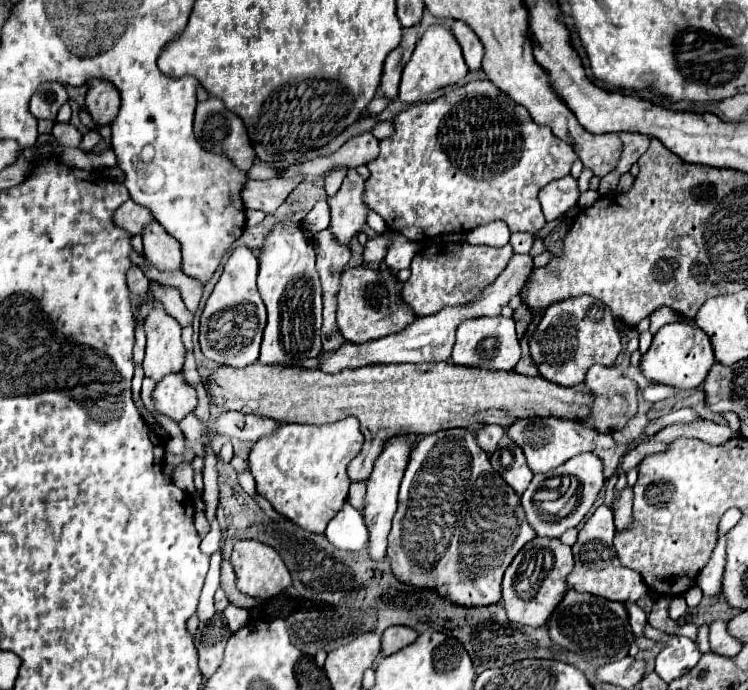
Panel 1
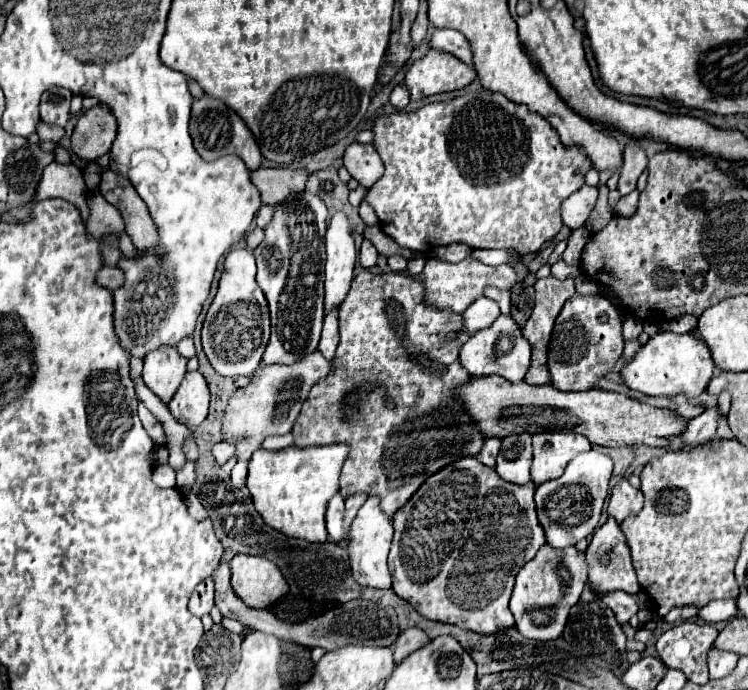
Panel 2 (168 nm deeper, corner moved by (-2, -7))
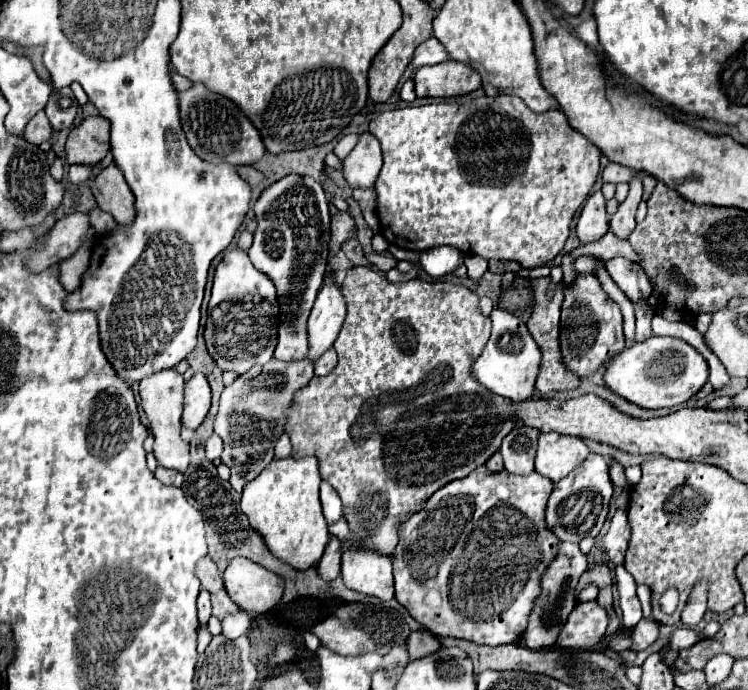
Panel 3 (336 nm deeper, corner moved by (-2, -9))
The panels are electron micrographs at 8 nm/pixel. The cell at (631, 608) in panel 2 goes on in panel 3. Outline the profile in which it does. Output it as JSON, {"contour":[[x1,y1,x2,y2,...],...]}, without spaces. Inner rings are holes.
{"contour":[[597,561,595,569,583,573,583,577,579,579,579,589,583,589,587,583,597,583,599,587,603,587,607,583,613,583,611,581,611,569,609,569,609,565,605,561]]}

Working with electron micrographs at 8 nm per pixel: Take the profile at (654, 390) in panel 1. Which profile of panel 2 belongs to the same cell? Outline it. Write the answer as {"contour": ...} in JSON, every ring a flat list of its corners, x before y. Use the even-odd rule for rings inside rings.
{"contour":[[675,395,675,397,671,397,673,399,673,403,675,403,675,407,673,407,673,413,675,415,681,415,681,417,697,417,705,407,701,407,701,405,691,405,689,403,689,399,685,397,685,395]]}

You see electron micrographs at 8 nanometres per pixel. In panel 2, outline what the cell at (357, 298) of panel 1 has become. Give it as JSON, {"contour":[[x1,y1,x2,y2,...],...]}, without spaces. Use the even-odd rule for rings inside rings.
{"contour":[[369,273,355,275,347,299,339,307,339,347,335,355,335,373,329,379,315,383,301,415,295,421,293,437,299,447,325,445,325,443,349,443,351,451,341,469,341,497,349,497,357,491,367,491,381,499,381,509,393,515,407,499,421,487,421,483,465,455,477,455,483,447,483,435,473,427,461,407,451,399,453,387,465,383,469,373,459,363,459,349,469,339,467,333,459,333,461,315,451,311,433,311,423,305,423,287,417,277,405,273],[373,381,375,389,367,395,361,407,355,411,343,405,347,391]]}

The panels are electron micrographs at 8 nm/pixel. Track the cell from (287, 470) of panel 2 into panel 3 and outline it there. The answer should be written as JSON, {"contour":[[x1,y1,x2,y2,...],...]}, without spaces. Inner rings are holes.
{"contour":[[273,459,259,477,255,477,245,489,241,499,241,511,247,515,249,525,263,537,265,545,275,557,287,561,293,569,311,569,321,561,321,555,329,543,327,521,319,503,319,461,307,459]]}

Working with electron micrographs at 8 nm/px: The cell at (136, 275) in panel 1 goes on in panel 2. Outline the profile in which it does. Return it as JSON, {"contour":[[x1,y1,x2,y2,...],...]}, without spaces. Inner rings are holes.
{"contour":[[105,267,105,269,101,269,99,271,99,279,97,279,97,283,101,283,103,287,109,287,113,291,123,287,123,281,125,281,125,273,119,267]]}

